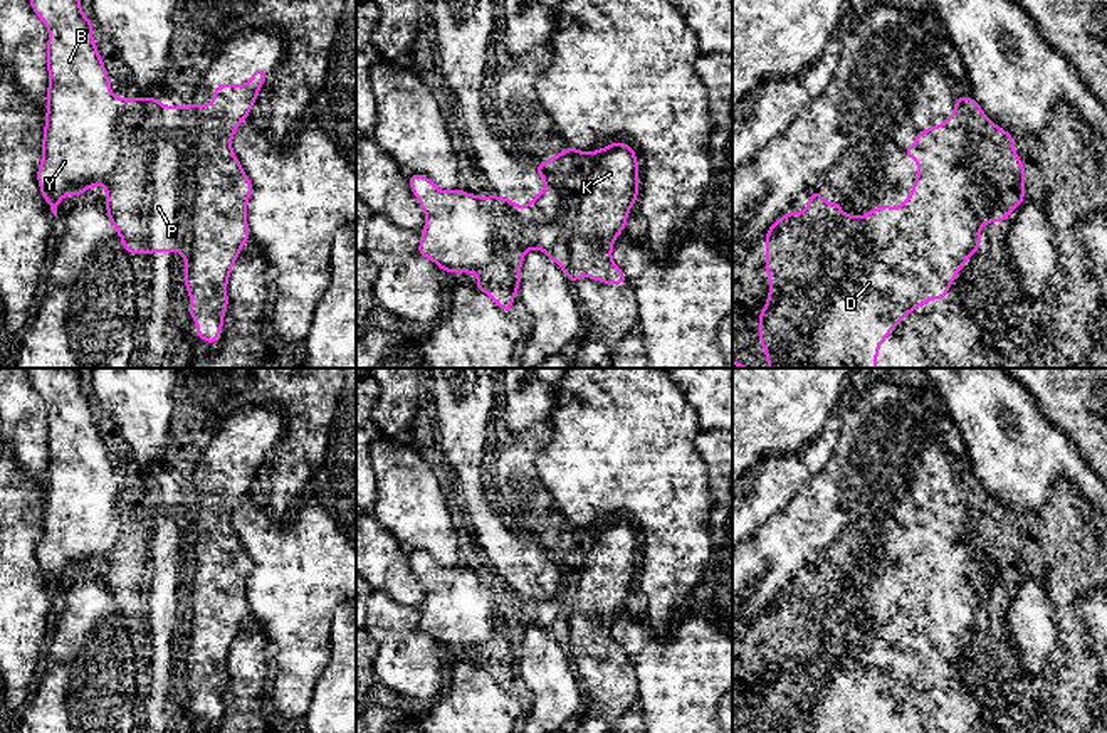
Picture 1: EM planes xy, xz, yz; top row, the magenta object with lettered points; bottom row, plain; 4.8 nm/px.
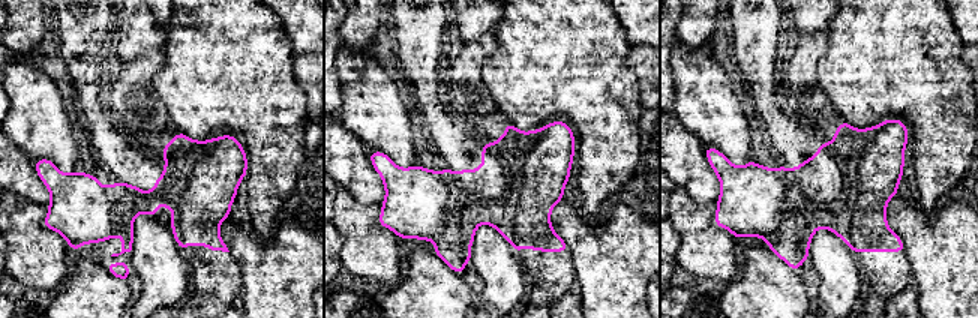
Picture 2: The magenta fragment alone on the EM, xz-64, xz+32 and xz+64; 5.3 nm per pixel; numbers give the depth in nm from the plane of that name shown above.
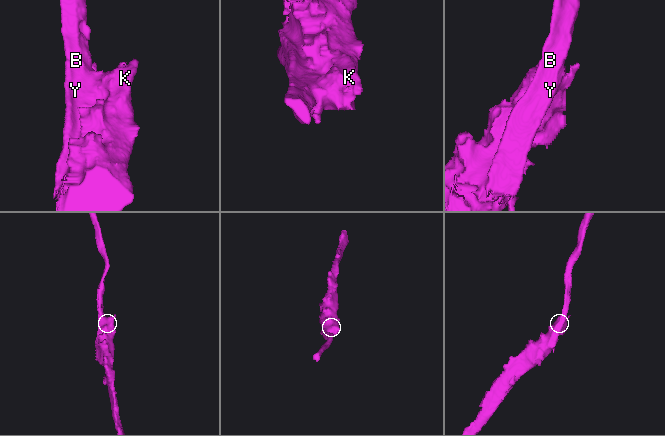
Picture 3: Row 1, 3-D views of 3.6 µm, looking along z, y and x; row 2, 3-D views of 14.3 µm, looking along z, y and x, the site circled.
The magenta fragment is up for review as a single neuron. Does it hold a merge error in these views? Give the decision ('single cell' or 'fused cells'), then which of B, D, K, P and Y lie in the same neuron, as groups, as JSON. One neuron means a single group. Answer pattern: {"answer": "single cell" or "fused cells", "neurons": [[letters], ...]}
{"answer": "fused cells", "neurons": [["B", "Y"], ["D", "K", "P"]]}

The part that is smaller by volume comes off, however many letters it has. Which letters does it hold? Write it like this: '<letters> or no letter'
B, Y

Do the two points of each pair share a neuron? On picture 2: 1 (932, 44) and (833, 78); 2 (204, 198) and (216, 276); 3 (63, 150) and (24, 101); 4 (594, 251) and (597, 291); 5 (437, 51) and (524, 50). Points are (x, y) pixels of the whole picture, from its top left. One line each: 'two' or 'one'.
1: one
2: one
3: one
4: one
5: two

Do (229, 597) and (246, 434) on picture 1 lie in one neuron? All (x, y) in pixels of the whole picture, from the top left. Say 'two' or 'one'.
one

